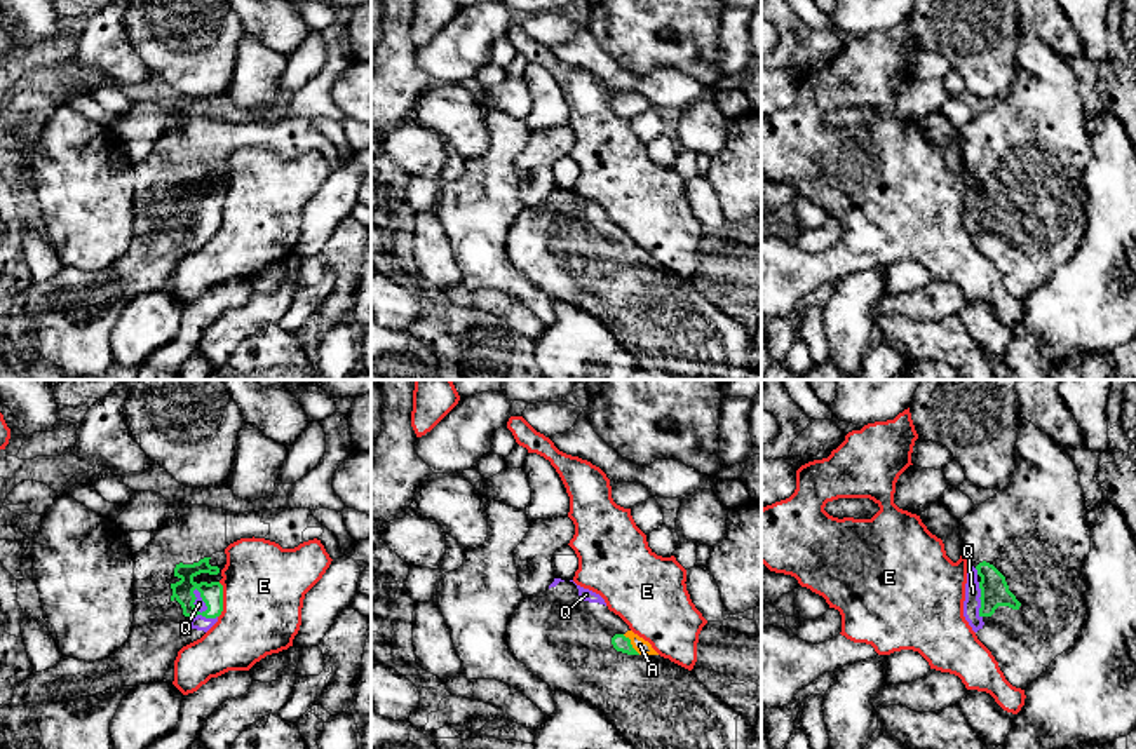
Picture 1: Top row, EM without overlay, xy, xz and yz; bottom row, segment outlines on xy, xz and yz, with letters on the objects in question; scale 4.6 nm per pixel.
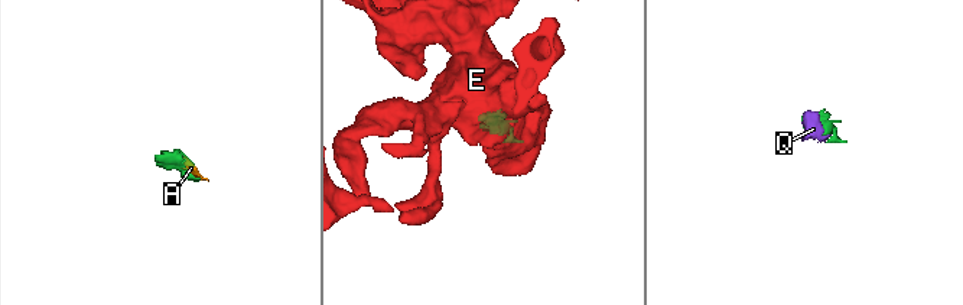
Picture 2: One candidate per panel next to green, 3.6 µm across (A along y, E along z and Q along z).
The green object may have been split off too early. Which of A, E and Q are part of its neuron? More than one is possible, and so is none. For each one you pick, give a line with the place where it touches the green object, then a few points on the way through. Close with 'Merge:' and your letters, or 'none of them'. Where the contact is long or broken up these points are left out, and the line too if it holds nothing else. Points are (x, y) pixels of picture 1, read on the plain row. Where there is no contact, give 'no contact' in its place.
A: contact xz (629, 253)
Q: contact yz (980, 208)
Merge: A, Q

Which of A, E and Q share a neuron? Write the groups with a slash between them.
A Q / E

